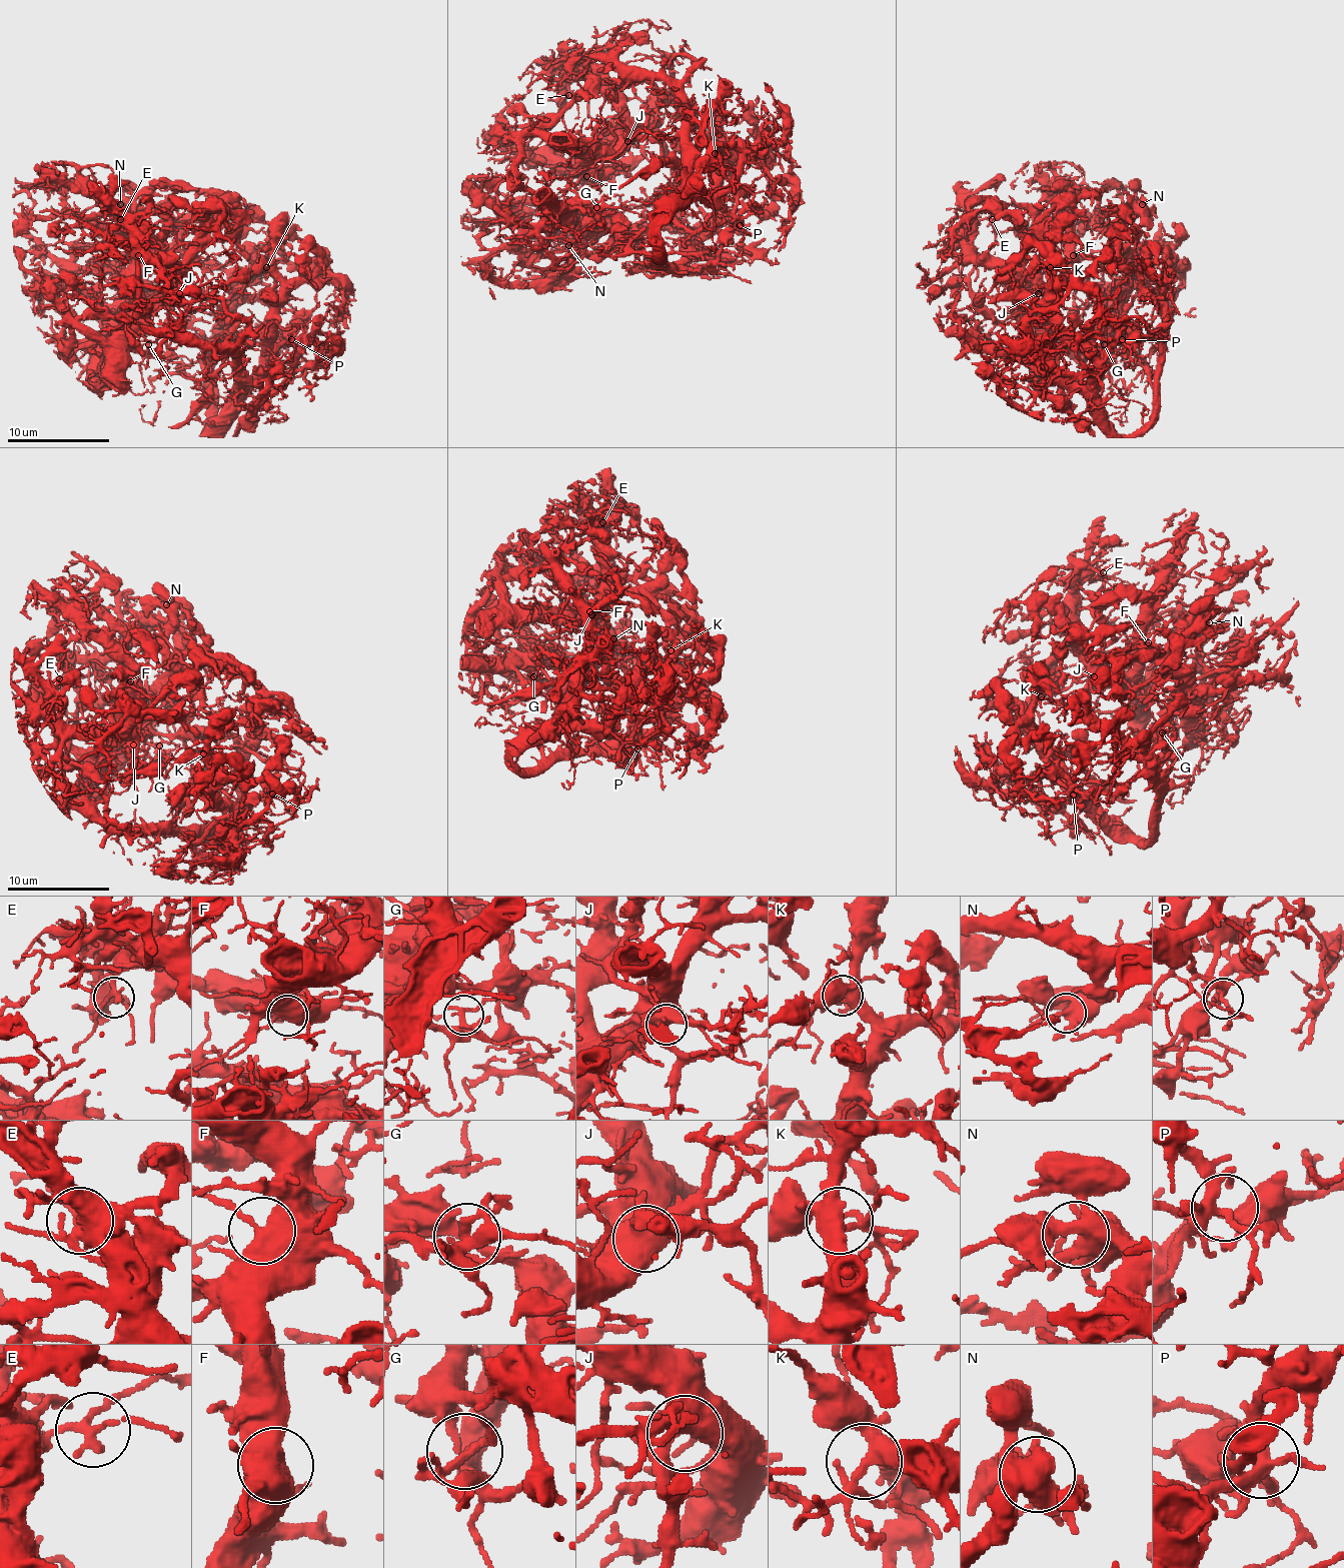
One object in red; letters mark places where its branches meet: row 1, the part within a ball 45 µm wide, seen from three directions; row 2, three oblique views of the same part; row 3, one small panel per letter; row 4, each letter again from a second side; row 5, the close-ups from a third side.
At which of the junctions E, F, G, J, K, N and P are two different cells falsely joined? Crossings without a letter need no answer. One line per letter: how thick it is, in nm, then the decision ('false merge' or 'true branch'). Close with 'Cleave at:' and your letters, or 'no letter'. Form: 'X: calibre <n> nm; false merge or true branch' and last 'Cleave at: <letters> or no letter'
E: calibre 200 nm; true branch
F: calibre 480 nm; true branch
G: calibre 180 nm; true branch
J: calibre 550 nm; true branch
K: calibre 420 nm; true branch
N: calibre 480 nm; true branch
P: calibre 320 nm; true branch
Cleave at: no letter

